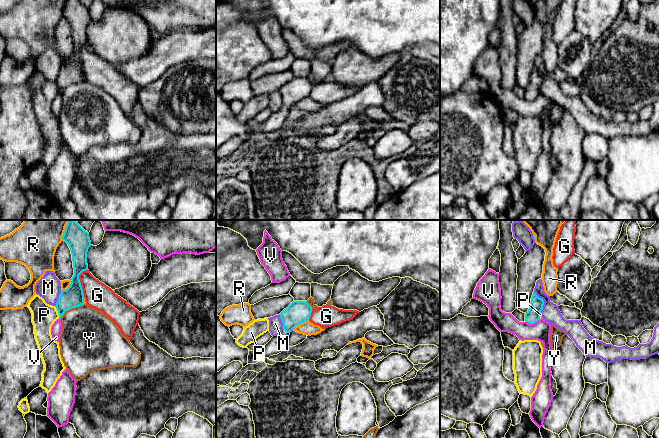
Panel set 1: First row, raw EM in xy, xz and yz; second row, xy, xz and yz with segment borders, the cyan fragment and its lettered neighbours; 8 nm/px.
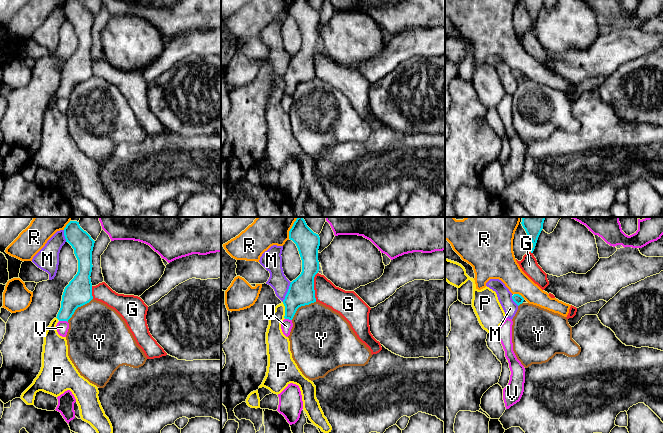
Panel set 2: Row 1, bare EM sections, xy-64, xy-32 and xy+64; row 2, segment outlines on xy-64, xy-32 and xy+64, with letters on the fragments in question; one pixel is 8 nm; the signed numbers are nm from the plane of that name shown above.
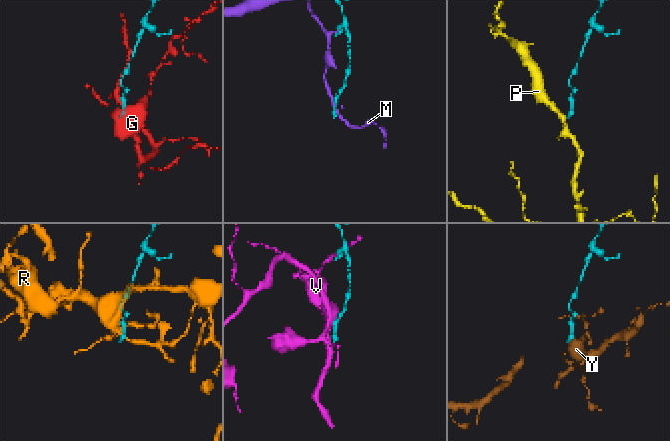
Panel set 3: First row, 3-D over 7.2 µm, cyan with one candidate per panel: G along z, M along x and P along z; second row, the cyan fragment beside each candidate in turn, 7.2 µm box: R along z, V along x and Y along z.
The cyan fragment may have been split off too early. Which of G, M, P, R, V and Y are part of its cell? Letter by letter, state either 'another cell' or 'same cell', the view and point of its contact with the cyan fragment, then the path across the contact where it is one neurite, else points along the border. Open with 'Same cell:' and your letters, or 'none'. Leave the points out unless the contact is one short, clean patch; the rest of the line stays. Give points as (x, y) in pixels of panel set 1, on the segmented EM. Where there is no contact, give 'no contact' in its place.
Same cell: none
G: another cell; contact xy (80, 282)
M: another cell; contact yz (543, 302)
P: another cell; contact xy (58, 312); border xy (54, 306), (59, 317)
R: another cell; contact xz (300, 323)
V: another cell; contact yz (532, 323)
Y: another cell; contact xy (71, 308); border xy (83, 303), (68, 309), (60, 318)

